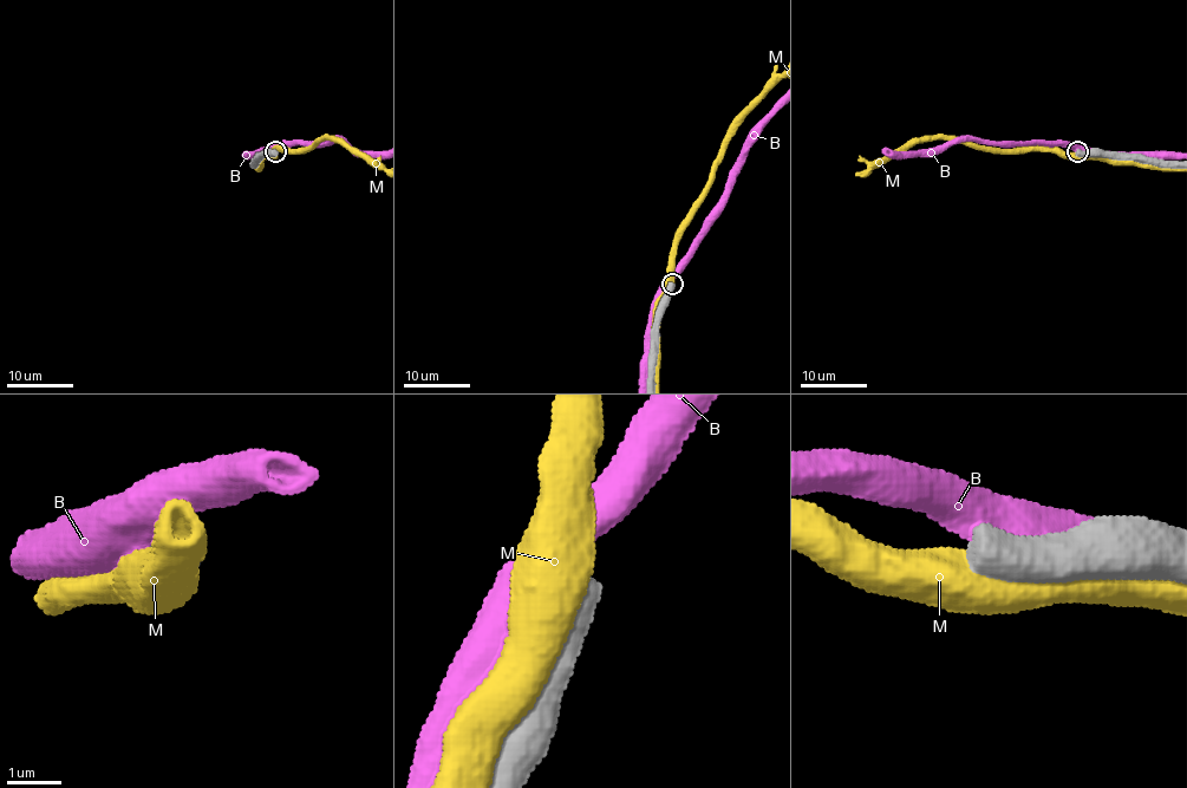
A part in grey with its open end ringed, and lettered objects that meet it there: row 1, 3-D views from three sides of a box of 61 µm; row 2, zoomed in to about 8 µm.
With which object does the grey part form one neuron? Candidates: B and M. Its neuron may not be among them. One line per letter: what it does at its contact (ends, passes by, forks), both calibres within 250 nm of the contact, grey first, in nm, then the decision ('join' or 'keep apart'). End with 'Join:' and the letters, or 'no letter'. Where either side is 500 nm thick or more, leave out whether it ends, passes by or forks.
B: calibres 550 and 750 nm; keep apart
M: calibres 550 and 550 nm; keep apart
Join: no letter

